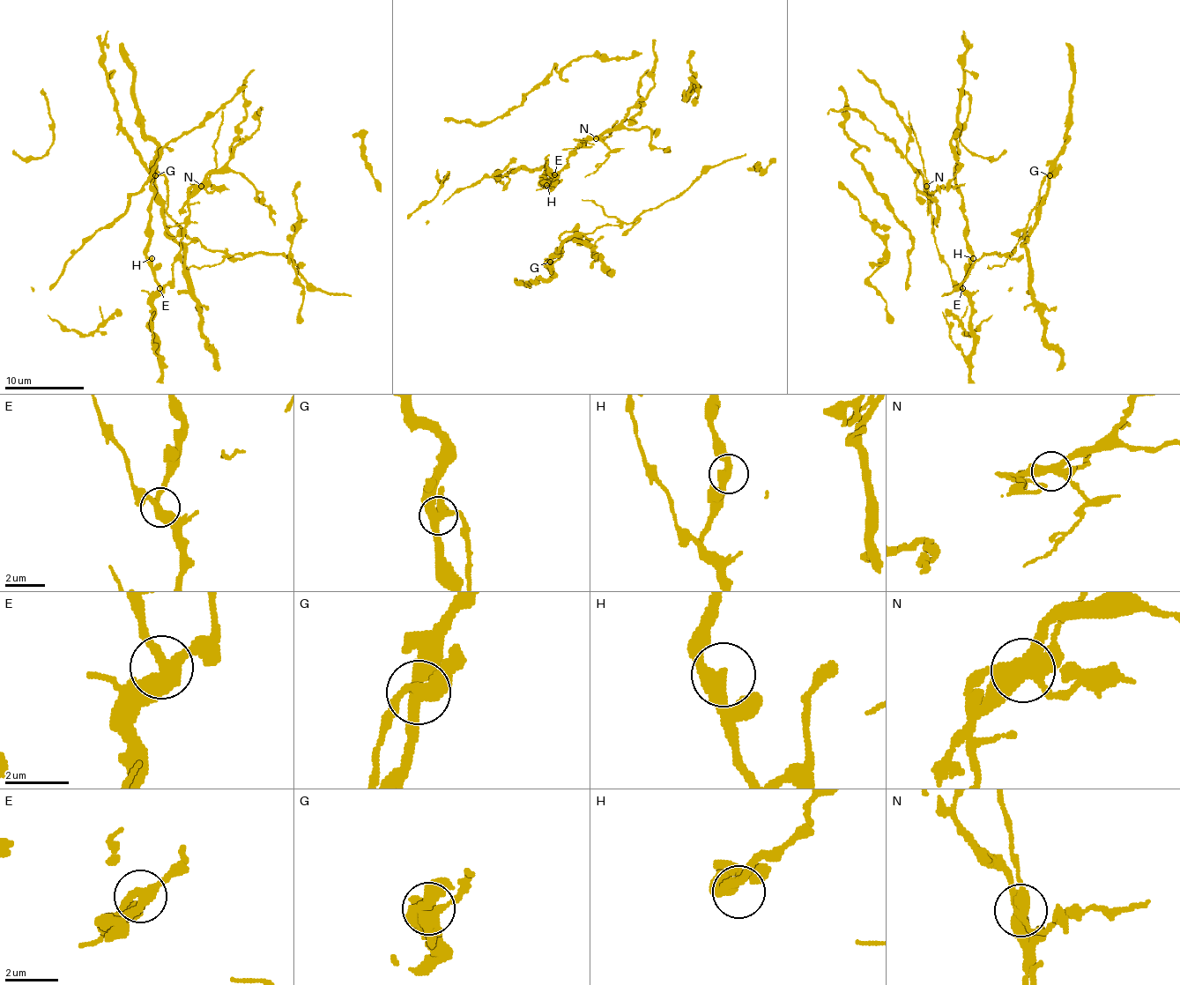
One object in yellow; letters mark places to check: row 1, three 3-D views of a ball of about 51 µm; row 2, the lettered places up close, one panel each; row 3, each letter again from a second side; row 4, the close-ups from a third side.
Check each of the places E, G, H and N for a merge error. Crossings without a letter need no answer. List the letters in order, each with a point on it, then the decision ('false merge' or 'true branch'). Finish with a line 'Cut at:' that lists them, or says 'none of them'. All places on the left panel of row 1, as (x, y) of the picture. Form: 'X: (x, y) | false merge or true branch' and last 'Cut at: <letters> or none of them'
E: (159, 288) | true branch
G: (155, 175) | false merge
H: (152, 258) | true branch
N: (201, 186) | false merge
Cut at: G, N

